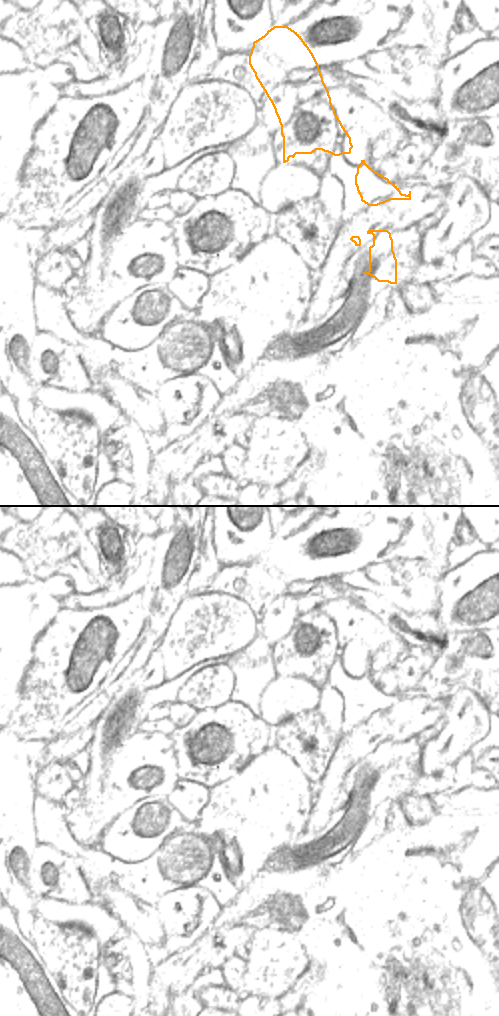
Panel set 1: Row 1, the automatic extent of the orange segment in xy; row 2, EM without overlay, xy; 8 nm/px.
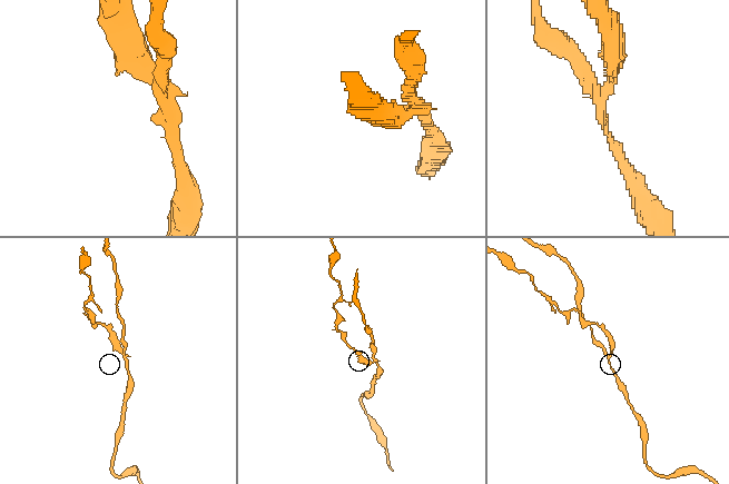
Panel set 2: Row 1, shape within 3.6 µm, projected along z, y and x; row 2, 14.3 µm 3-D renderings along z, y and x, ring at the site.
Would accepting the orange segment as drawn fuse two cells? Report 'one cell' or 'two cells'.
two cells

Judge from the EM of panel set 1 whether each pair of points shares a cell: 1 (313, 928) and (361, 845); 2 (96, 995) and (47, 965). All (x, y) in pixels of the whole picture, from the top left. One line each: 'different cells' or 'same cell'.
1: different cells
2: different cells

